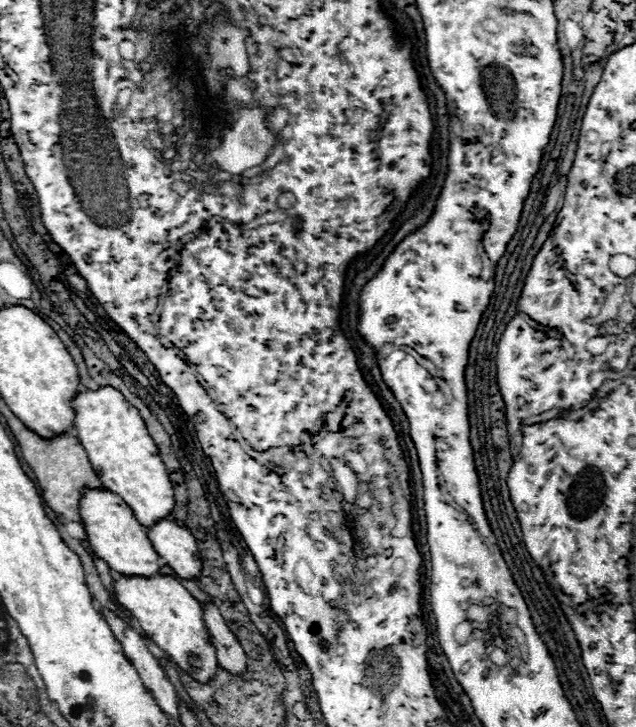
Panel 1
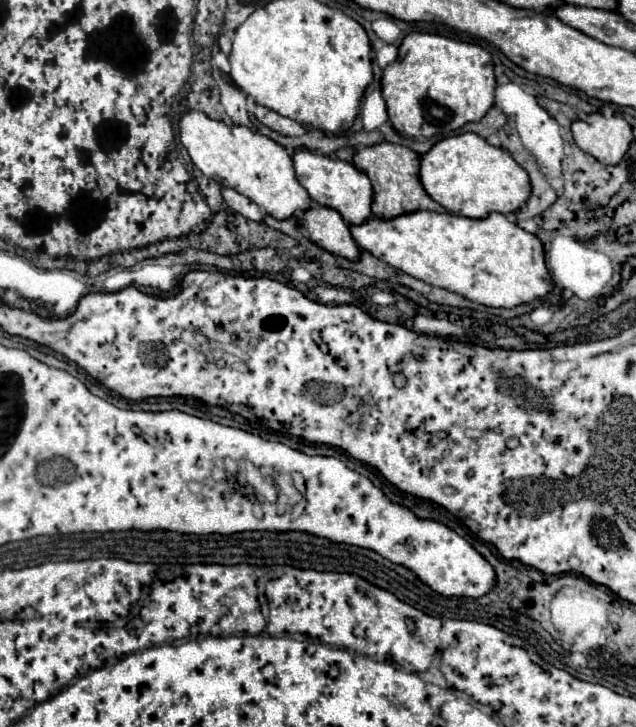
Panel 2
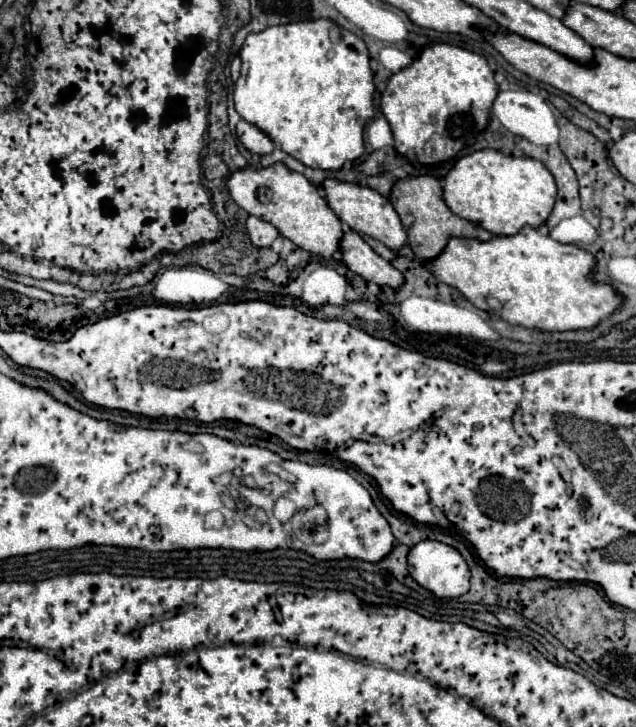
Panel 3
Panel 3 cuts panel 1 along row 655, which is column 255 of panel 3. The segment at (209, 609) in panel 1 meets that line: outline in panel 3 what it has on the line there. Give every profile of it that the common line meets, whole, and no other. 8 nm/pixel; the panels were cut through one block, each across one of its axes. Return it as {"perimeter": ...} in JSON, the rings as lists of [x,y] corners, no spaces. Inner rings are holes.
{"perimeter":[[[256,216],[248,218],[246,228],[248,228],[252,244],[262,246],[262,248],[268,248],[274,242],[274,238],[278,236],[278,230],[270,222],[266,222],[262,218],[256,218]]]}

